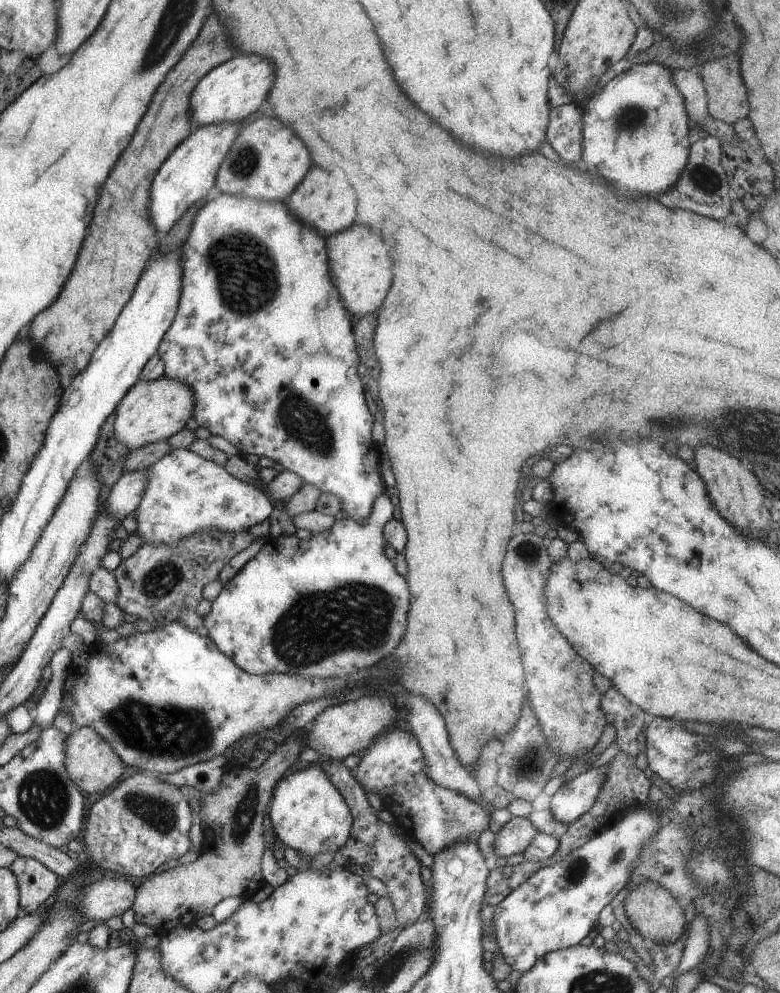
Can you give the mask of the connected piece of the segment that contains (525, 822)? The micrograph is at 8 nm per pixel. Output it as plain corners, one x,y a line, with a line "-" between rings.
512,817
498,832
494,840
494,856
512,856
520,854
540,830
526,817

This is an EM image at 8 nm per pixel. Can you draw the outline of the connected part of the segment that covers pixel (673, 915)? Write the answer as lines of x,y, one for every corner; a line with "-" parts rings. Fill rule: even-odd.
647,880
640,886
636,886
624,900
624,908
631,925
644,939
648,938
654,943
672,944
678,942
678,938
682,938
682,934
686,934
686,930
689,930
683,906
679,905
678,900
667,888
656,884
656,882

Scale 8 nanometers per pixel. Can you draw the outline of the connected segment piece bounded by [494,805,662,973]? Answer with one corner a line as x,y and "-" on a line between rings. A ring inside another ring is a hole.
642,805
562,860
542,863
538,872
497,904
495,941
508,966
523,973
541,956
580,944
597,926
602,908
630,884
633,869
642,862
642,851
656,838
660,826
660,812

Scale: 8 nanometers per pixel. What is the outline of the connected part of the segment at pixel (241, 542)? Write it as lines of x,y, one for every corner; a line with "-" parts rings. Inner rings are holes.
207,529
196,532
190,538
184,538
174,544
143,543
142,546
137,547
134,554
122,559
120,565
113,571
118,586
118,602
116,604
126,615
147,620
156,628
166,626
170,622
178,622
200,636
208,636
204,620
196,613
196,608
203,599
202,590
208,582
216,580
220,570
232,560
232,557
248,548
254,539
249,531
236,533

